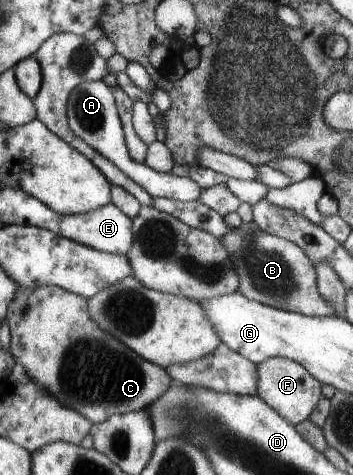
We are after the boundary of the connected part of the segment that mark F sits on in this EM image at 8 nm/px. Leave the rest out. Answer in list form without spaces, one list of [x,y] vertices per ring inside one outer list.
[[[272,356],[256,365],[259,374],[257,395],[282,417],[287,418],[293,426],[307,420],[315,411],[316,404],[323,399],[321,392],[323,383],[299,362],[282,356]]]

